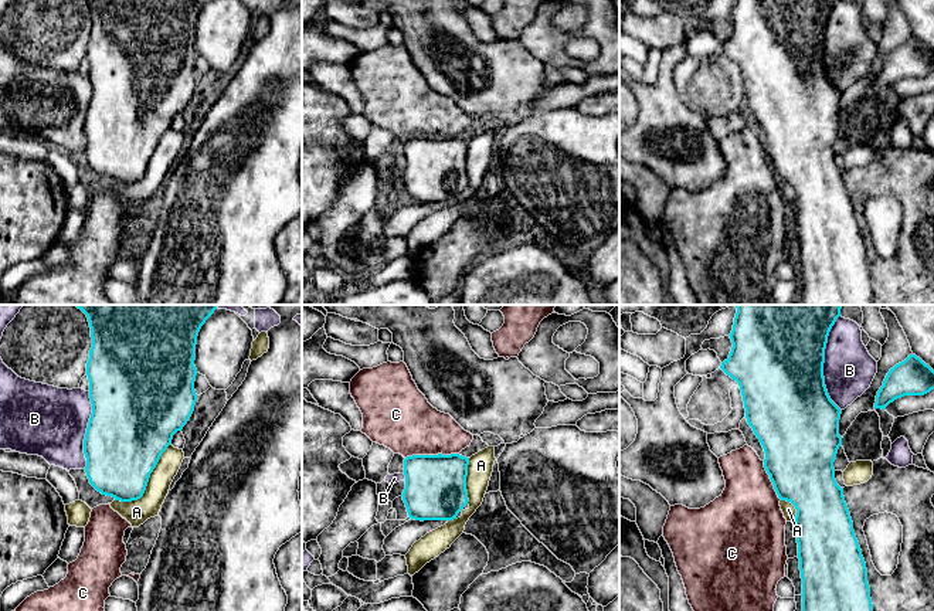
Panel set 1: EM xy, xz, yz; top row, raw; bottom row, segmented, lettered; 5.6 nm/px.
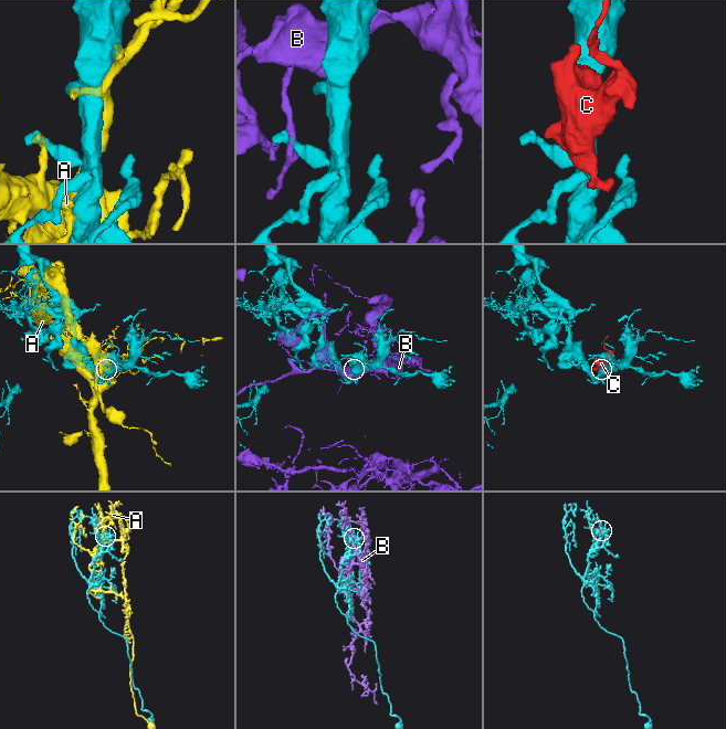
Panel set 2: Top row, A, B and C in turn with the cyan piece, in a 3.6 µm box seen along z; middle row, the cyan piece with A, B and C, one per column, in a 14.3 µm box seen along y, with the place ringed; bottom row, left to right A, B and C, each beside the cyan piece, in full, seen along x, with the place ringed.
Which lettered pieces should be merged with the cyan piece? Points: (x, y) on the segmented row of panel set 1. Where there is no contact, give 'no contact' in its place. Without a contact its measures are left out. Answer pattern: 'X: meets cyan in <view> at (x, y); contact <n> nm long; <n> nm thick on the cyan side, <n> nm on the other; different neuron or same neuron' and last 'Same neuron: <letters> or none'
A: meets cyan in xy at (146, 484); contact 440 nm long; 440 nm thick on the cyan side, 140 nm on the other; different neuron
B: meets cyan in yz at (824, 362); contact 550 nm long; 500 nm thick on the cyan side, 280 nm on the other; different neuron
C: meets cyan in xz at (431, 455); contact 300 nm long; 360 nm thick on the cyan side, 360 nm on the other; same neuron
Same neuron: C

